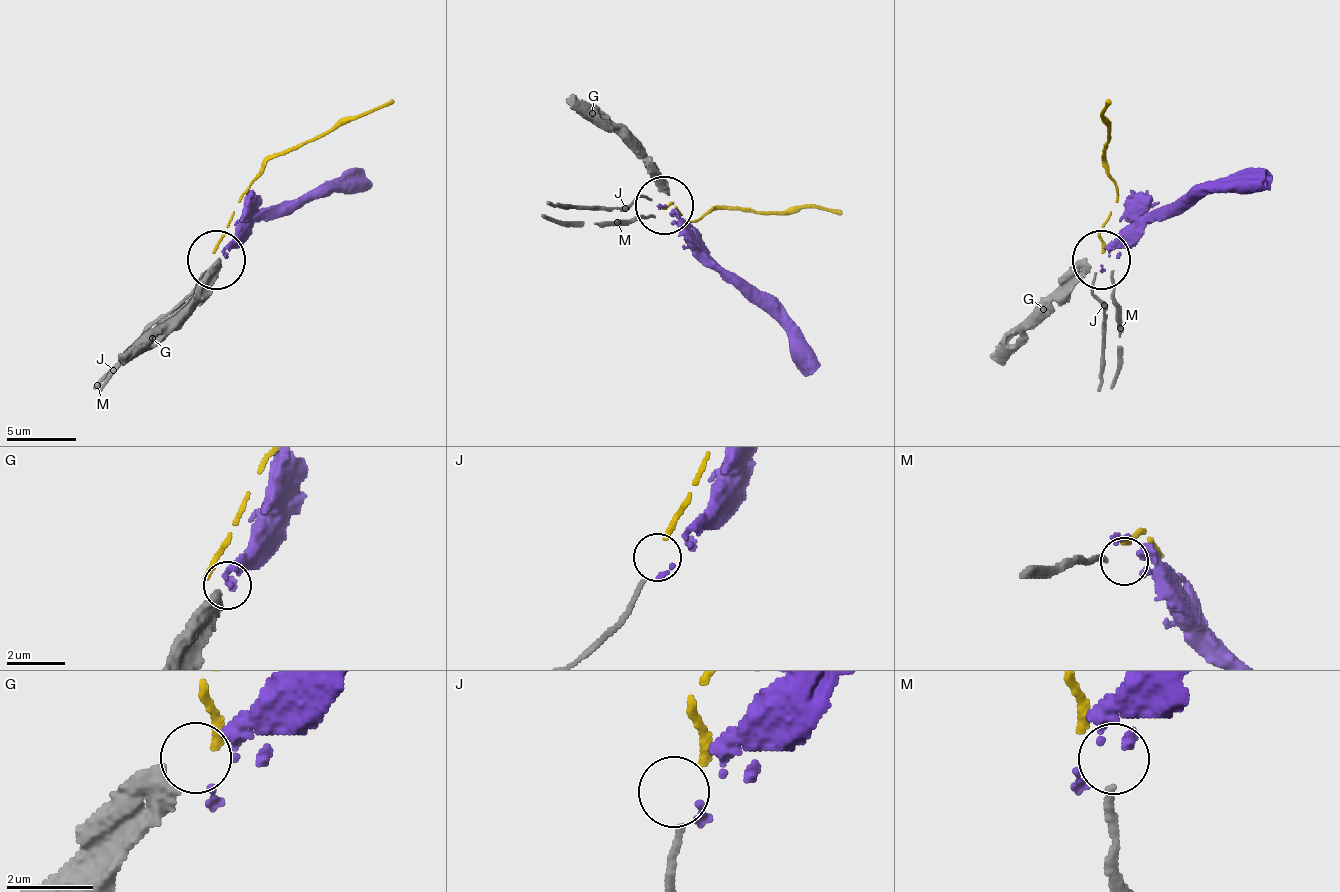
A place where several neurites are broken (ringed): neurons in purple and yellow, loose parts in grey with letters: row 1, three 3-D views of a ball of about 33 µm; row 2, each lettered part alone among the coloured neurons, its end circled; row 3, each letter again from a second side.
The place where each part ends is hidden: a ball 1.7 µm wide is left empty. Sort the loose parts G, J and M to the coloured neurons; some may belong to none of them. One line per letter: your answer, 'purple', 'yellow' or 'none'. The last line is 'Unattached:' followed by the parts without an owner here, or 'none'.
G: none
J: yellow
M: none
Unattached: G, M

